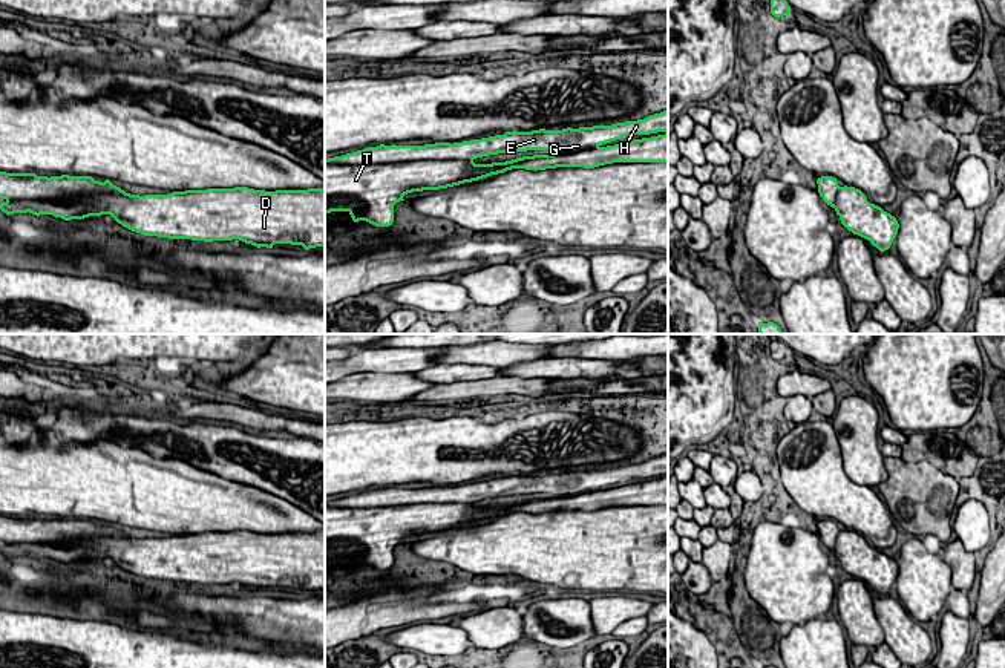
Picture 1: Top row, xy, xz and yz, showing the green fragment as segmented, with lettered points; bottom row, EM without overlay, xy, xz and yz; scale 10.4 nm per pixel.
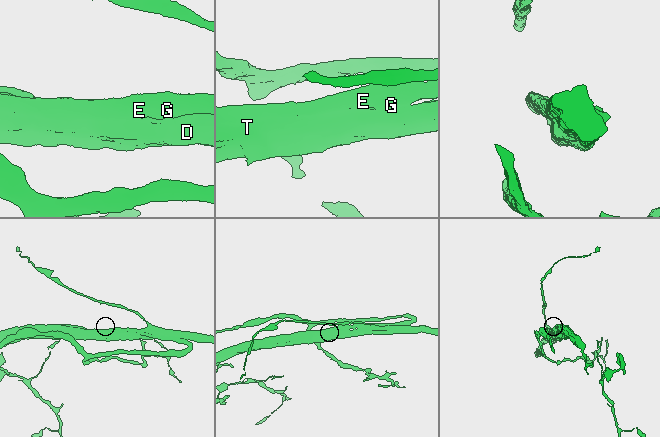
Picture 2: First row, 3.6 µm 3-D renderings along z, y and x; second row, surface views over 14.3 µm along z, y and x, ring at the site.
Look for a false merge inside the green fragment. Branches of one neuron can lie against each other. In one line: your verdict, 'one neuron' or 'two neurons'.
one neuron

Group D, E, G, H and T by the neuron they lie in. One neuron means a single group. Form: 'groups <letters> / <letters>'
groups D E G H T

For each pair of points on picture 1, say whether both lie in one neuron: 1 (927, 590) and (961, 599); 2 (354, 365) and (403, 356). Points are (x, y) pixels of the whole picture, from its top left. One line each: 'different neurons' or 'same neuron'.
1: different neurons
2: same neuron

